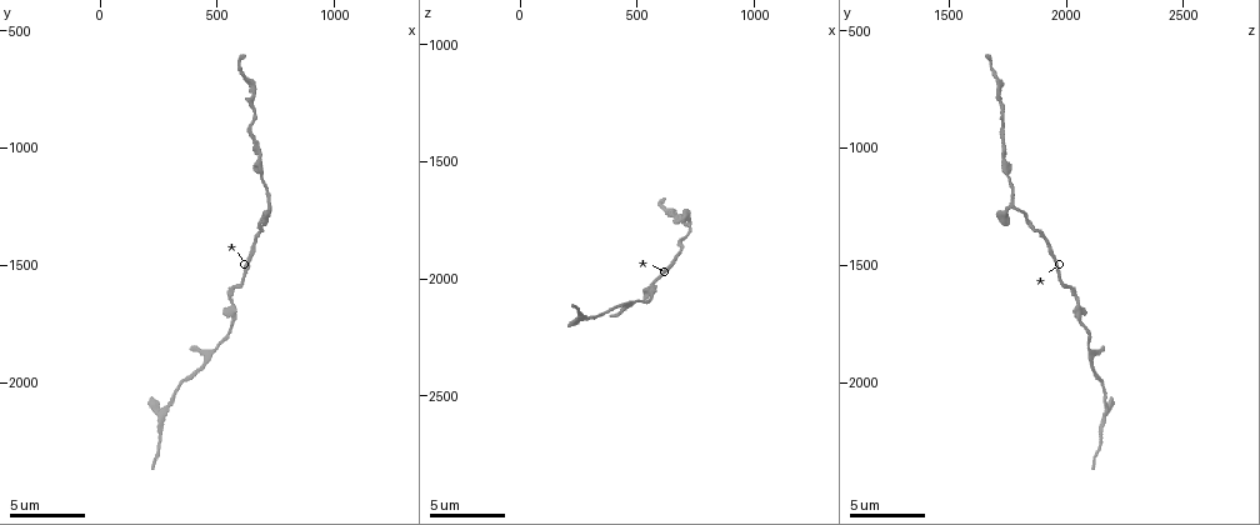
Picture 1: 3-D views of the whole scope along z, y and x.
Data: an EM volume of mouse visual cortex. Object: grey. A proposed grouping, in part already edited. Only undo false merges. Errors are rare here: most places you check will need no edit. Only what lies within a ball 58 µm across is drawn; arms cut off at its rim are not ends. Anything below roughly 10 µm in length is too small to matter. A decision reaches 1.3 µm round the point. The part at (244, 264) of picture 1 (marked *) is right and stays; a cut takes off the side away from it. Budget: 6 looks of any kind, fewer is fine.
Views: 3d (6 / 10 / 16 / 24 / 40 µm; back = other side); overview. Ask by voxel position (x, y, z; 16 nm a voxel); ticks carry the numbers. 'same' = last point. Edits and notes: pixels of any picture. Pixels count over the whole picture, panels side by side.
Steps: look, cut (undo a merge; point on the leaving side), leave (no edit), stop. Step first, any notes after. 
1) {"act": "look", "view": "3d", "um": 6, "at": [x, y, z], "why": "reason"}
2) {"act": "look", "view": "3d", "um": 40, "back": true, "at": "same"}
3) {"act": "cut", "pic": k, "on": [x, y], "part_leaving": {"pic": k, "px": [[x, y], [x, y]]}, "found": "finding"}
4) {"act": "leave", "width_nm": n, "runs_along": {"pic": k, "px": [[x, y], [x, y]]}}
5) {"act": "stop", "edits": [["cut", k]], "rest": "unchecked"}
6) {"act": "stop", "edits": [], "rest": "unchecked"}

{"act": "look", "view": "3d", "um": 10, "at": [700, 1120, 1750], "why": "calibre changes"}

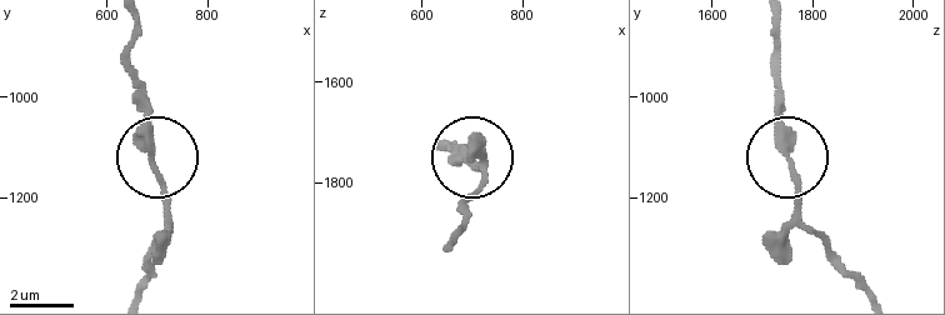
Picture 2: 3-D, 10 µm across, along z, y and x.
{"act": "look", "view": "3d", "um": 10, "back": true, "at": [695, 1120, 1750]}

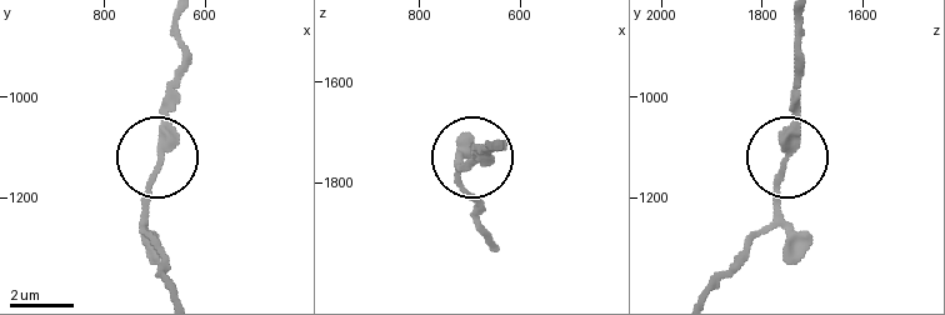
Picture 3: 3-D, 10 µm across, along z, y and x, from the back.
{"act": "leave", "runs_along": {"pic": 3, "px": [[709, 290], [770, 225], [773, 185], [798, 113], [798, 75]]}, "found": "one neuron here"}

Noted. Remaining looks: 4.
{"act": "look", "view": "3d", "um": 10, "at": [570, 1740, 2070], "why": "thick turns thin"}

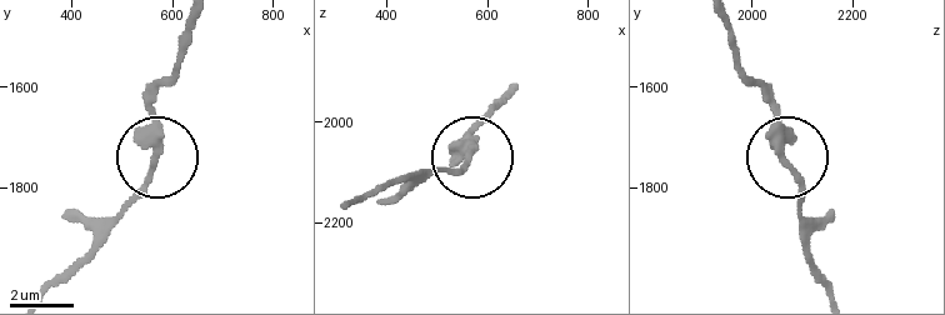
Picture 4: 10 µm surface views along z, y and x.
{"act": "look", "view": "3d", "um": 6, "at": [565, 1745, 2065]}

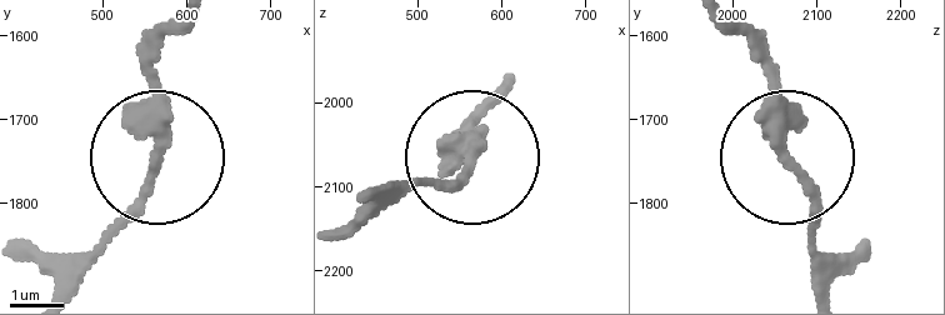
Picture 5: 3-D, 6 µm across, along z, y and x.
{"act": "leave", "runs_along": {"pic": 5, "px": [[734, 29], [770, 83], [774, 136], [824, 253]]}, "found": "all the same neuron"}

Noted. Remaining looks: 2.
{"act": "look", "view": "3d", "um": 10, "at": [390, 1960, 2120], "why": "calibre changes"}

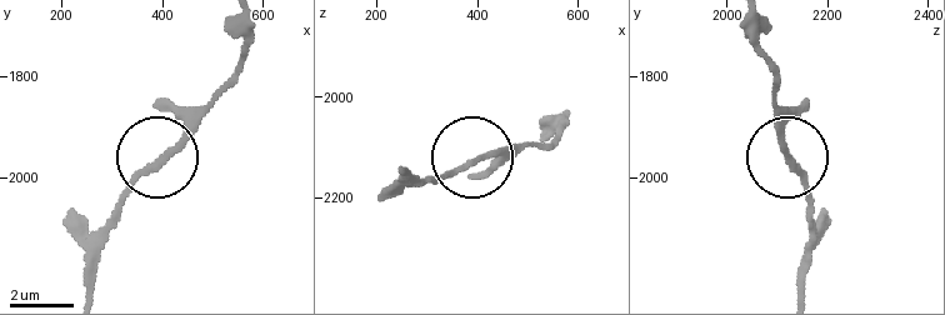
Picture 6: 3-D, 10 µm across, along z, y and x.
{"act": "leave", "width_nm": 180, "found": "one neuron here"}

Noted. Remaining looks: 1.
{"act": "stop", "edits": [], "rest": "unchecked"}

